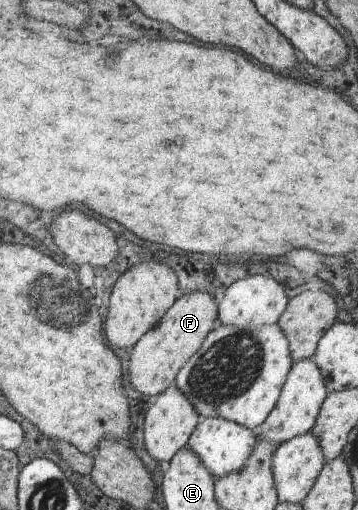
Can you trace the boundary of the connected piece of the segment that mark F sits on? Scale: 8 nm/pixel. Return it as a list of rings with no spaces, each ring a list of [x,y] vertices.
[[[190,292],[190,296],[186,294],[176,300],[164,318],[133,346],[129,364],[129,380],[133,388],[147,398],[158,396],[176,384],[180,371],[203,347],[207,336],[220,322],[219,308],[214,294],[208,292]]]

